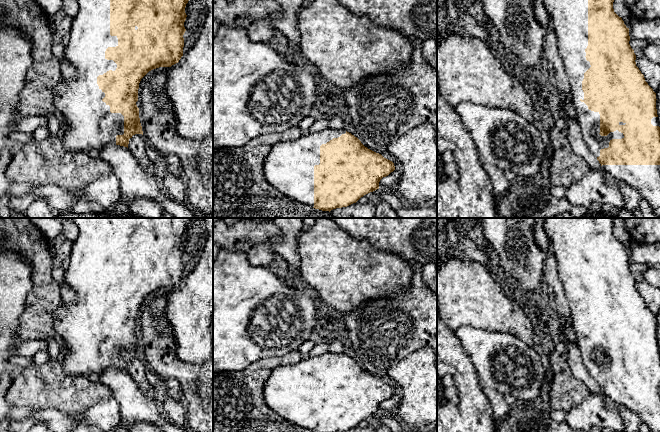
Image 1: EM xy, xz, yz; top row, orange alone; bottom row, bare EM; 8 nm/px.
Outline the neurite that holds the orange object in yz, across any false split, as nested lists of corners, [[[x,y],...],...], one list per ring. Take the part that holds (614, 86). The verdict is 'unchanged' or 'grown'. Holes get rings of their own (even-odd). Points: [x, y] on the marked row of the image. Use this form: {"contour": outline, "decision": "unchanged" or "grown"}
{"contour": [[[544,0],[552,19],[557,50],[569,77],[577,123],[581,136],[602,168],[611,176],[634,188],[660,218],[660,127],[656,93],[636,66],[636,55],[629,41],[629,28],[613,9],[614,0]]], "decision": "grown"}

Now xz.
{"contour": [[[332,128],[277,143],[263,165],[266,180],[273,188],[301,204],[329,212],[379,189],[380,180],[394,170],[392,161],[365,147],[357,137]]], "decision": "grown"}

